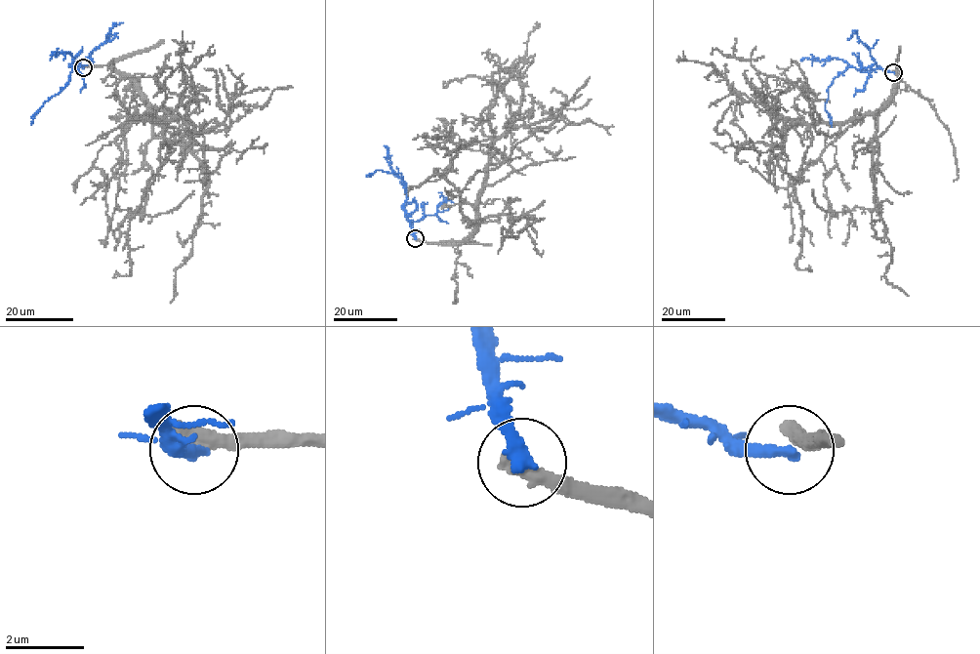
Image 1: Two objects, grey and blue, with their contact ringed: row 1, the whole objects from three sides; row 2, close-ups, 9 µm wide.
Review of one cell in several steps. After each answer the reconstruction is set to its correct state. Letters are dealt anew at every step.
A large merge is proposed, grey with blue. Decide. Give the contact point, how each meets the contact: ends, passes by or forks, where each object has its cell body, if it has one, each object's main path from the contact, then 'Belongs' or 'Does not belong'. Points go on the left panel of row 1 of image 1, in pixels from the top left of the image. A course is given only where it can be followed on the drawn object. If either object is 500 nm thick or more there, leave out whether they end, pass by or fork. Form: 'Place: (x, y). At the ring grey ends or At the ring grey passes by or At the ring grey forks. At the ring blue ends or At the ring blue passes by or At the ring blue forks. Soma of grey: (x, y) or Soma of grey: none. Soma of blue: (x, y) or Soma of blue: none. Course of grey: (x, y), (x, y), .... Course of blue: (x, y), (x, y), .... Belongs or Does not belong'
Place: (83, 67). At the ring grey ends. At the ring blue ends. Soma of grey: none. Soma of blue: none. Course of grey: (83, 66), (108, 65), (122, 71), (149, 114), (179, 129), (130, 221), (130, 275), (113, 277). Course of blue: (83, 67), (78, 62), (72, 64), (74, 61), (68, 82), (43, 103), (32, 118), (31, 125). Does not belong

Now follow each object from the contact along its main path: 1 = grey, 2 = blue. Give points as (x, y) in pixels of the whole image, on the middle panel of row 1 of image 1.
1: (415, 238), (461, 242), (475, 226), (488, 160), (506, 155), (474, 138), (443, 157)
2: (415, 238), (405, 209), (406, 183), (401, 175), (378, 170), (366, 177)

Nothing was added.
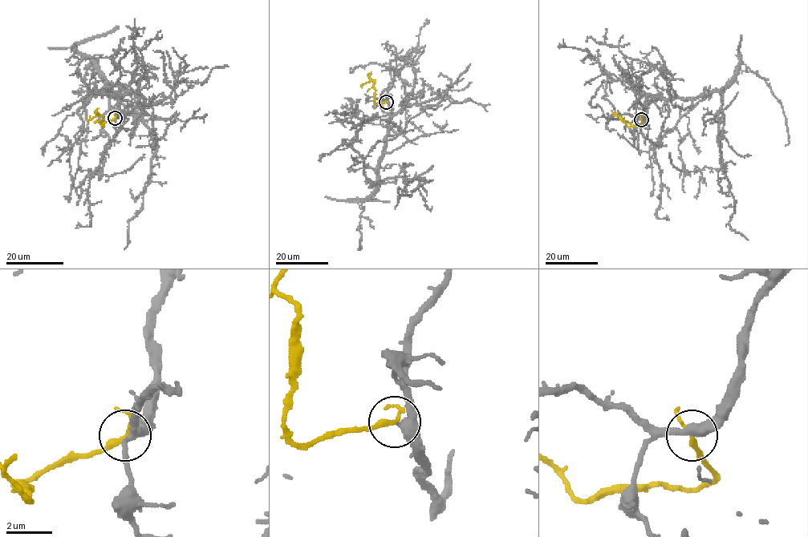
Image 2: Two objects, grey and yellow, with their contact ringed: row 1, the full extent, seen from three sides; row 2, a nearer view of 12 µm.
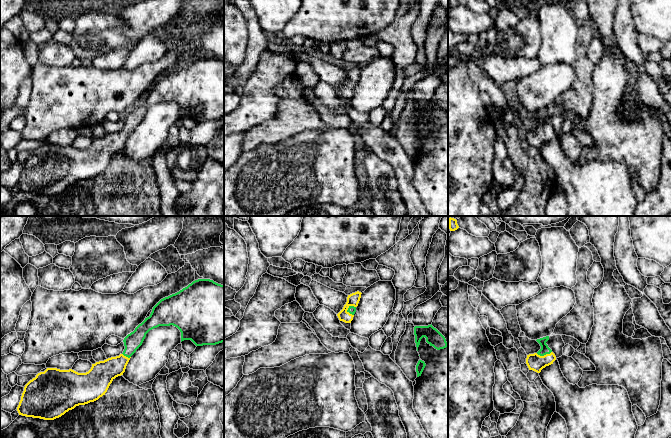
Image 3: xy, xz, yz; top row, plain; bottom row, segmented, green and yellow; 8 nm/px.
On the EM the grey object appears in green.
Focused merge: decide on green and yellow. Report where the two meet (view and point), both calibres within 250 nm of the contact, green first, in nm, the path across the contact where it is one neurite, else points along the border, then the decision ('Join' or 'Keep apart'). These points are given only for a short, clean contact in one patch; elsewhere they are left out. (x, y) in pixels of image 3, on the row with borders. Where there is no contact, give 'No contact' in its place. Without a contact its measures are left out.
Touches green at yz (543, 355). Thickness 70 nm (green) against 140 nm. Path across: yz (544, 350), (543, 355), (535, 362). Join

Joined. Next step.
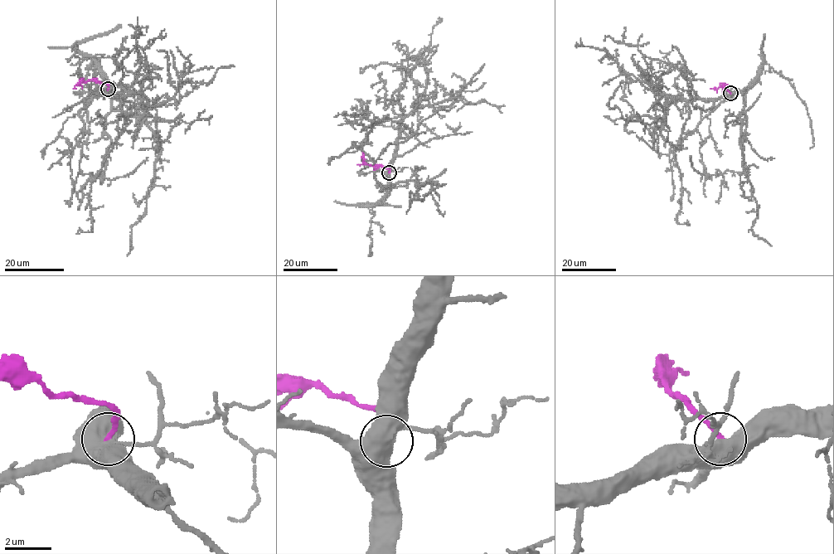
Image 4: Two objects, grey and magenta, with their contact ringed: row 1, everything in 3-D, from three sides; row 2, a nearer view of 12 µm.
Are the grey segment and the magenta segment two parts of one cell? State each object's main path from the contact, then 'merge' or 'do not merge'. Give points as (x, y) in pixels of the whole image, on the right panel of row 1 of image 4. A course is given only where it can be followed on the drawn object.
course grey (730, 93), (715, 99), (692, 99), (686, 104), (689, 115), (673, 156), (682, 188), (676, 221), (690, 225); course magenta (730, 93), (724, 85), (710, 89); do not merge

